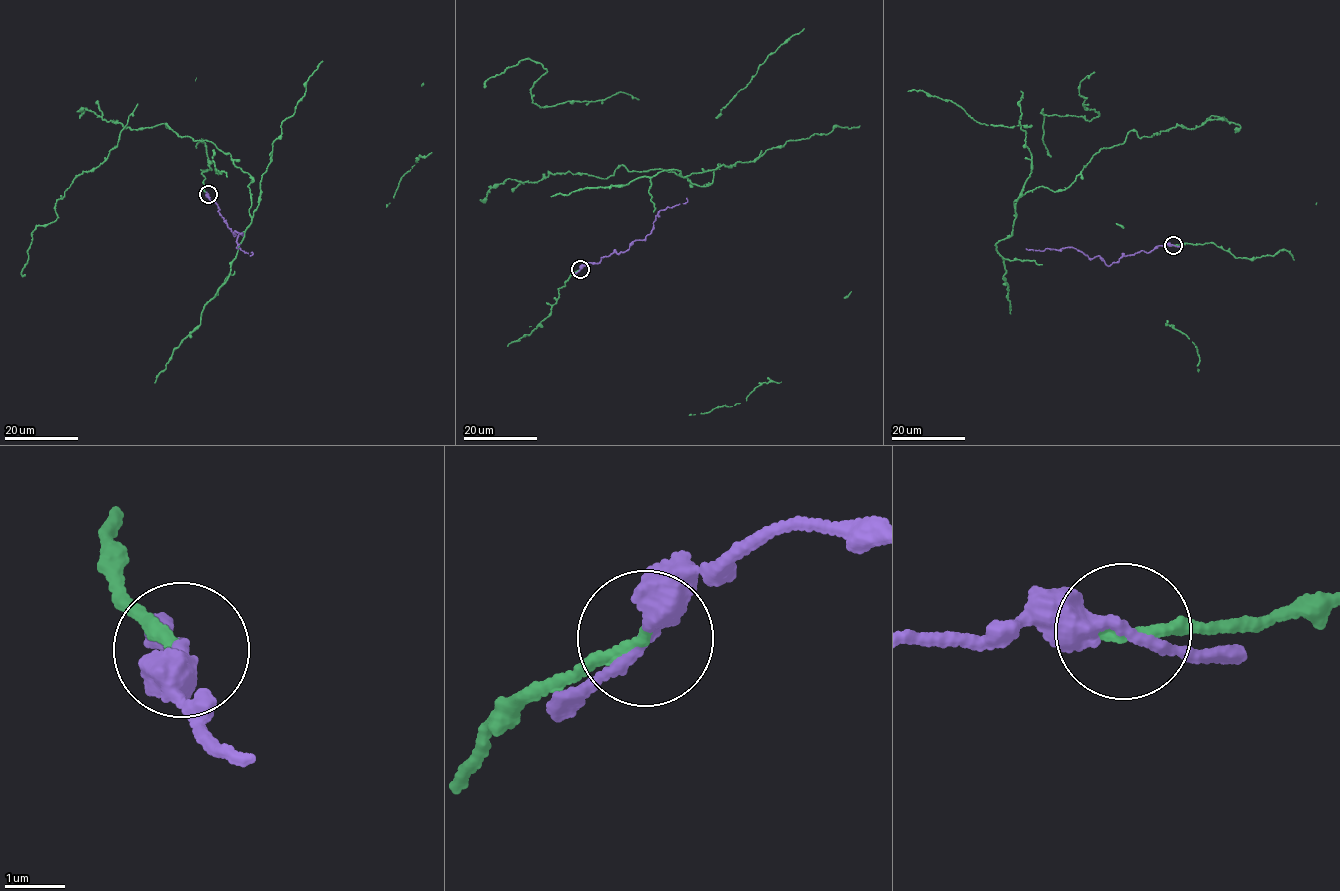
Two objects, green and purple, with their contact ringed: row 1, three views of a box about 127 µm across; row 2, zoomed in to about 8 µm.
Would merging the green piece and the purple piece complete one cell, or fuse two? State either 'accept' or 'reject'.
accept

